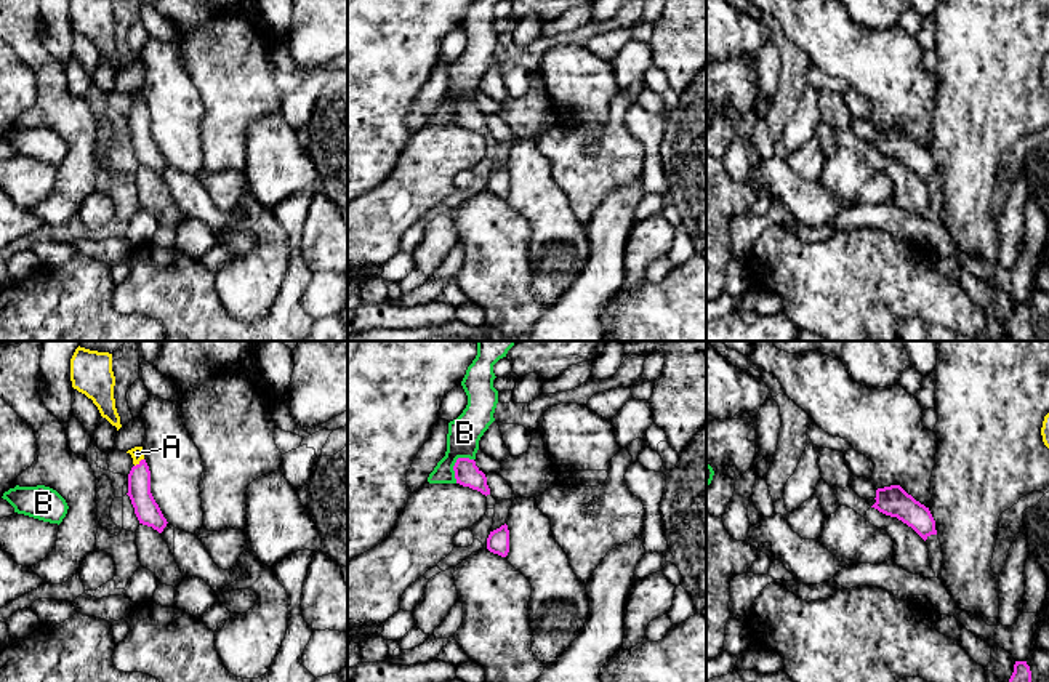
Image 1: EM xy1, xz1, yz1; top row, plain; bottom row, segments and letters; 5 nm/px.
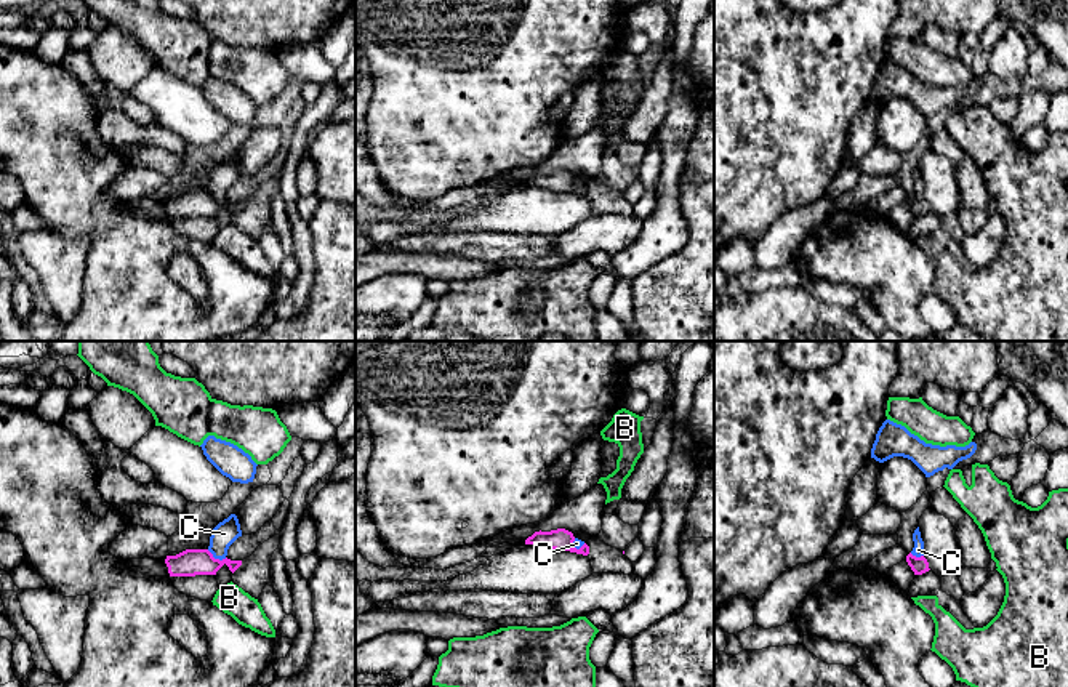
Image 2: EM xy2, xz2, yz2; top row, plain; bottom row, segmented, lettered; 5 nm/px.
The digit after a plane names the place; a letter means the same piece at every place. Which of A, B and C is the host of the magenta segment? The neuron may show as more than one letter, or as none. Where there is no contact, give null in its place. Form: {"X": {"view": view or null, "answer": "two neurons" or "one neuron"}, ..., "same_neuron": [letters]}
{"A": {"view": "xy1", "answer": "one neuron"}, "B": {"view": "xz1", "answer": "two neurons"}, "C": {"view": "xy2", "answer": "two neurons"}, "same_neuron": ["A"]}

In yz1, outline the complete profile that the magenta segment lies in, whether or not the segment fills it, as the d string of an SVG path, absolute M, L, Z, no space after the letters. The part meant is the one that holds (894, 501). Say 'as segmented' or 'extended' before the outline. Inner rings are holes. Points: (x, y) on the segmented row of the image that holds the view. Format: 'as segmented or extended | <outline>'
as segmented | M900 485L876 490L876 503L871 506L879 512L897 517L911 527L924 541L937 535L935 520L924 504L908 495Z

